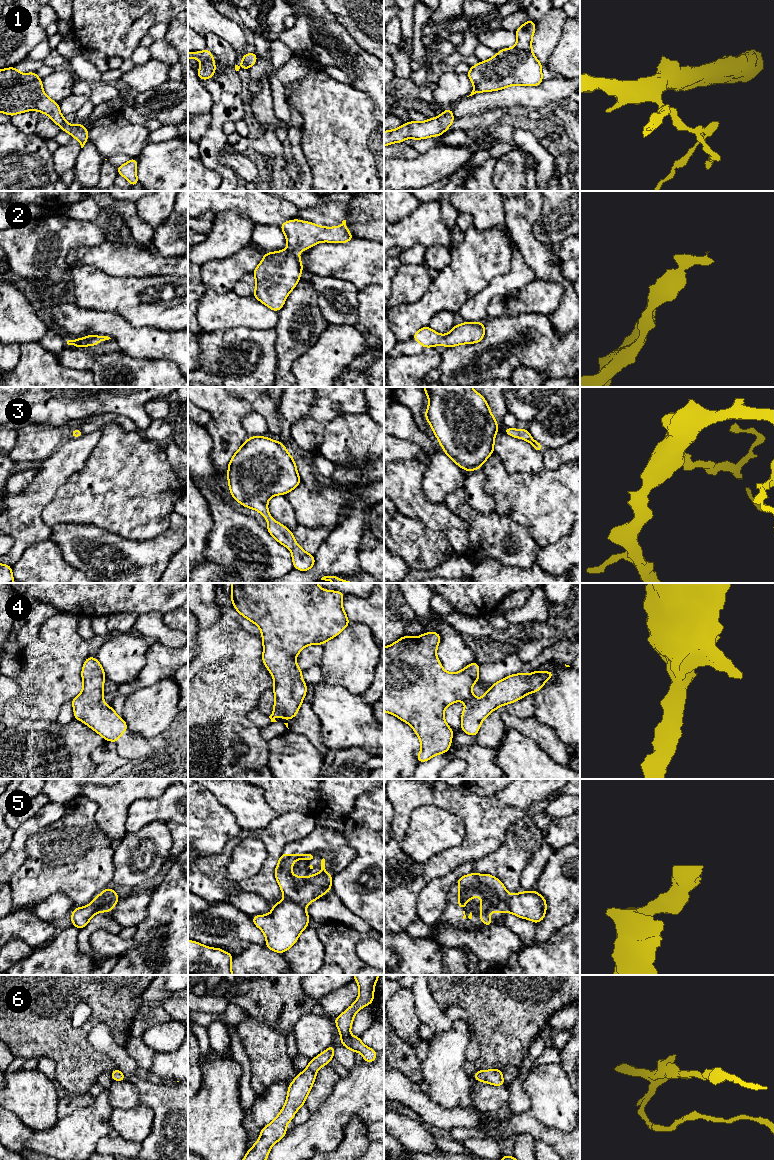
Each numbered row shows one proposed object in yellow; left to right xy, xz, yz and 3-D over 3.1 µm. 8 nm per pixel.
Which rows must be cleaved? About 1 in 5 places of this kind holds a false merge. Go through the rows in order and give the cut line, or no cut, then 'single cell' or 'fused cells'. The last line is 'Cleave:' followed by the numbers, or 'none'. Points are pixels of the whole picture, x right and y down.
1: no cut | single cell
2: no cut | single cell
3: no cut | single cell
4: no cut | single cell
5: no cut | single cell
6: no cut | single cell
Cleave: none

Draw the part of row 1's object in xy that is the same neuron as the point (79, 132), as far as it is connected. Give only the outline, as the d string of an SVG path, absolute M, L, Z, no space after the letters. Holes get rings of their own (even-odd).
M15 67L0 70L0 112L12 117L32 110L48 115L54 123L61 127L61 131L68 132L73 138L77 139L81 148L87 143L89 131L81 123L74 126L66 121L60 113L59 104L44 93L42 79L37 76L36 72L21 74Z

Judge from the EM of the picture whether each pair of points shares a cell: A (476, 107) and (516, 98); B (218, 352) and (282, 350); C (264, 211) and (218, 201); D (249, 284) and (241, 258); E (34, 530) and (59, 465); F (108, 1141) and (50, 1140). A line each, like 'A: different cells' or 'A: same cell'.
A: same cell
B: different cells
C: same cell
D: different cells
E: same cell
F: different cells

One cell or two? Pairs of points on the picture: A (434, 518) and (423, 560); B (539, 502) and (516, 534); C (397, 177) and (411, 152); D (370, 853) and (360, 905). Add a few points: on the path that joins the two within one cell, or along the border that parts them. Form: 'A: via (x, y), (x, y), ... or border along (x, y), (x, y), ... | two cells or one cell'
A: border along (410, 518), (417, 518), (427, 528), (443, 532) | two cells
B: border along (501, 515), (507, 516), (519, 523), (537, 544) | two cells
C: border along (420, 154), (414, 158), (394, 158) | two cells
D: via (370, 866), (370, 892) | one cell

